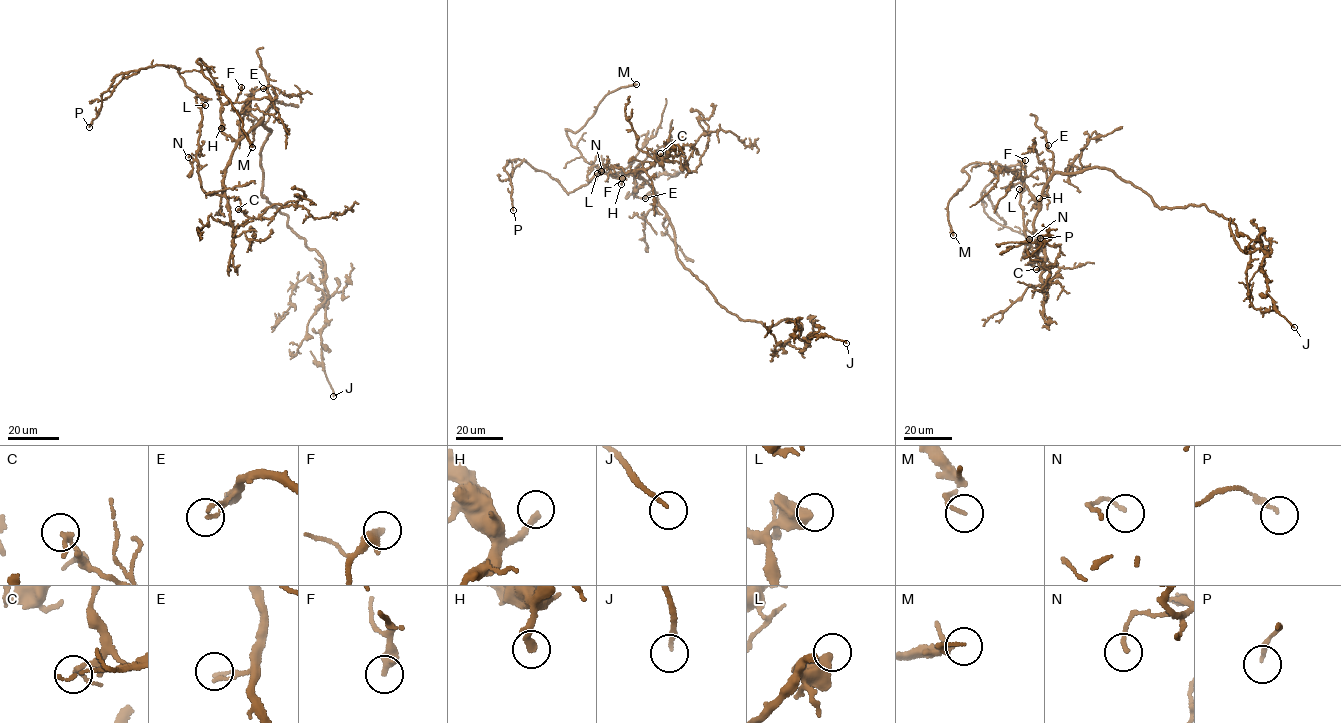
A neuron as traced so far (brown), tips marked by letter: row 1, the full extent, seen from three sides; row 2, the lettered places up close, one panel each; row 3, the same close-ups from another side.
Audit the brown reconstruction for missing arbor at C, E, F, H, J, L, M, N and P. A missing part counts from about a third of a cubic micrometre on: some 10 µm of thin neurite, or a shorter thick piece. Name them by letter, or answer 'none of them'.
H, M

